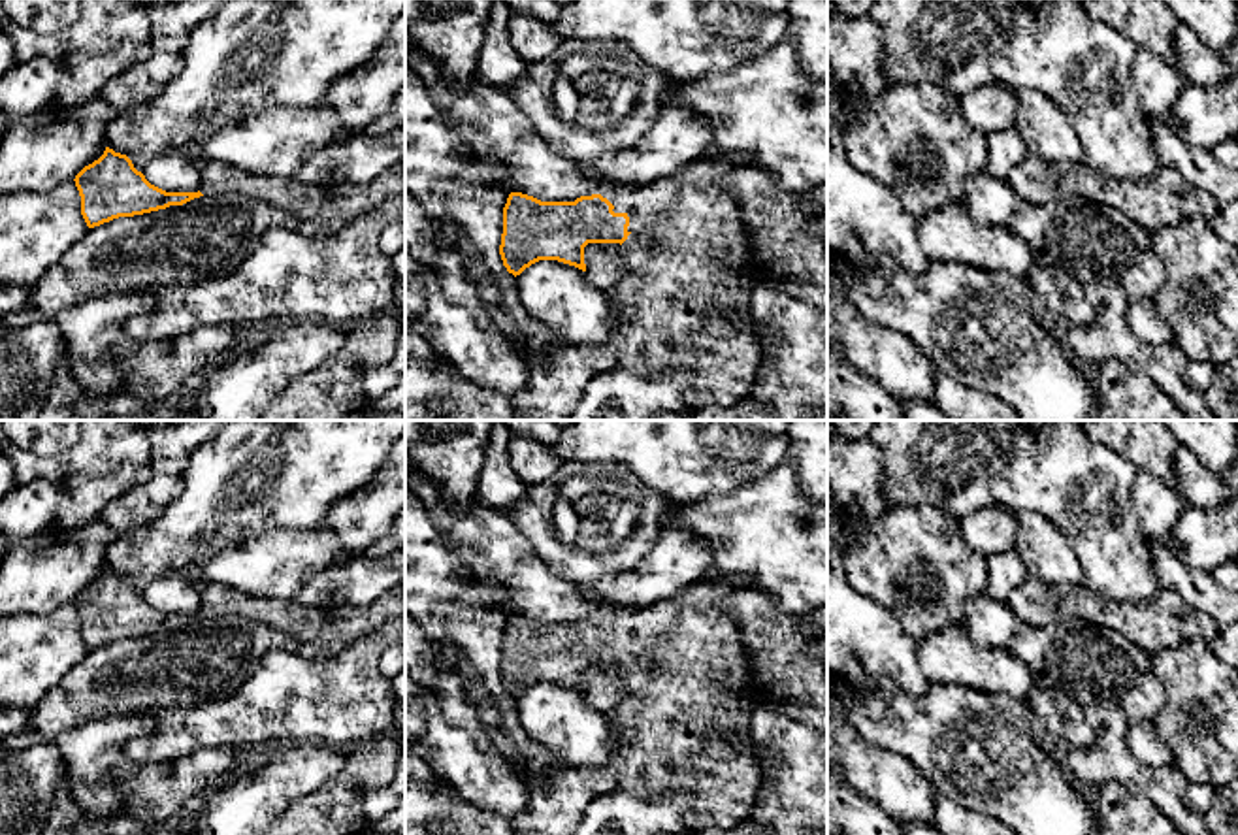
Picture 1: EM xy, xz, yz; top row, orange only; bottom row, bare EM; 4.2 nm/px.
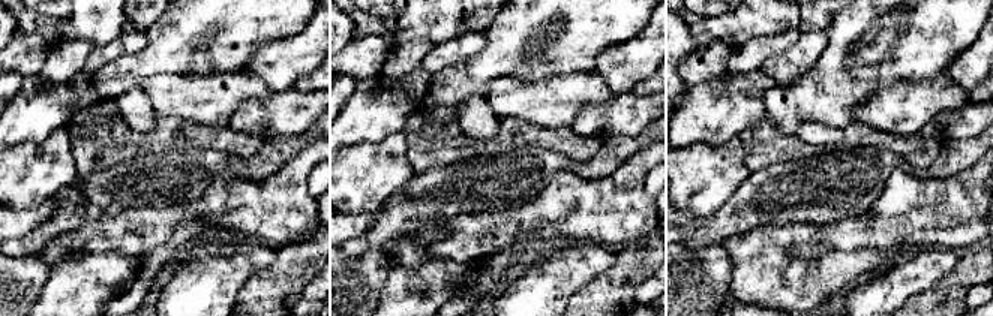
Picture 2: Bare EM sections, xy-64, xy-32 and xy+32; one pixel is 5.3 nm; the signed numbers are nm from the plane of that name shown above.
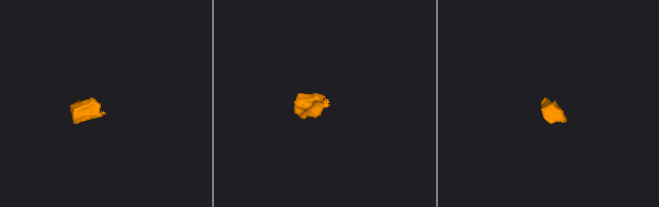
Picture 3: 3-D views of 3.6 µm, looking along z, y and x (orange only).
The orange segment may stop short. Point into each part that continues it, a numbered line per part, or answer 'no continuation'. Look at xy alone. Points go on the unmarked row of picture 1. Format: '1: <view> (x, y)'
1: xy (300, 622)

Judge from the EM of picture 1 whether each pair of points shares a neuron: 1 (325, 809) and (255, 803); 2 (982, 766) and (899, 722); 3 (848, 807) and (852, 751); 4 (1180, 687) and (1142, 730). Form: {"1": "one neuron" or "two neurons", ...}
{"1": "two neurons", "2": "one neuron", "3": "two neurons", "4": "two neurons"}

